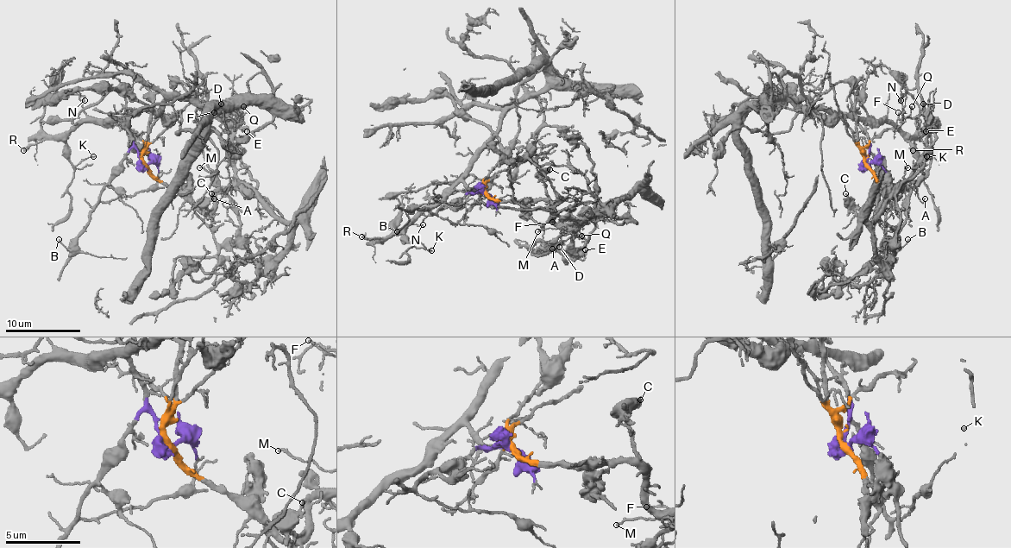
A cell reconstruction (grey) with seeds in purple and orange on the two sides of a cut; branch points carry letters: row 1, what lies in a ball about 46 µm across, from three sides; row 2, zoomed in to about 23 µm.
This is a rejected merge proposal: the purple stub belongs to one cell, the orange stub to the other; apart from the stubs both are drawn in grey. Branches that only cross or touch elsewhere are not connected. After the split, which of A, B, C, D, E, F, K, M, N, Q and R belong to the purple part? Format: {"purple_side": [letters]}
{"purple_side": ["B", "K", "N", "R"]}

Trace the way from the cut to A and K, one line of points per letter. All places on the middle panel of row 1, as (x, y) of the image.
A: (483, 191), (499, 200), (546, 200), (552, 205), (554, 221), (557, 224), (568, 224), (573, 234), (552, 248)
K: (483, 191), (472, 192), (461, 181), (404, 230), (406, 237), (413, 243), (419, 242), (432, 251)

